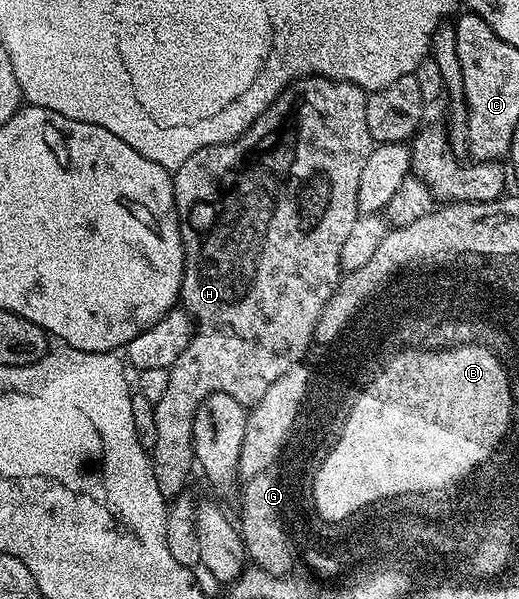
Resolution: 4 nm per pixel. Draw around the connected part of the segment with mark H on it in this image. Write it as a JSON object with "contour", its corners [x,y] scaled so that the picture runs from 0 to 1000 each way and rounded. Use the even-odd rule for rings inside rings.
{"contour":[[[599,127],[593,130],[574,130],[561,144],[553,144],[551,150],[536,162],[526,174],[518,177],[505,192],[484,207],[476,217],[443,237],[432,240],[416,240],[401,247],[385,247],[385,254],[370,254],[370,260],[362,260],[362,267],[355,267],[355,274],[347,274],[347,280],[333,285],[335,299],[335,332],[339,334],[339,354],[343,356],[343,372],[347,374],[347,394],[351,396],[351,412],[355,414],[355,461],[351,462],[351,489],[347,492],[349,516],[356,518],[368,531],[374,533],[374,559],[362,574],[362,581],[355,581],[355,588],[347,588],[347,594],[328,611],[324,628],[324,649],[316,654],[316,661],[308,661],[308,668],[297,673],[297,686],[301,688],[301,748],[293,755],[293,770],[297,775],[297,793],[301,795],[301,808],[308,808],[308,821],[324,835],[335,835],[345,830],[343,825],[358,811],[358,803],[366,798],[366,771],[370,778],[370,740],[374,736],[374,703],[378,701],[378,681],[385,681],[385,674],[401,661],[410,658],[437,658],[447,661],[447,668],[468,674],[491,674],[503,666],[505,658],[513,656],[518,644],[539,633],[545,626],[549,611],[559,611],[559,598],[568,598],[570,584],[578,576],[580,564],[592,558],[595,544],[605,544],[605,504],[622,504],[624,494],[636,491],[630,484],[634,461],[644,449],[645,439],[651,434],[651,409],[657,397],[667,397],[667,384],[671,374],[682,371],[682,342],[690,339],[690,322],[694,321],[694,287],[701,280],[701,274],[709,267],[709,260],[721,252],[724,242],[721,229],[709,220],[709,187],[705,185],[707,152],[696,150],[686,140],[671,140],[669,137],[649,137],[638,130],[617,130]]]}

